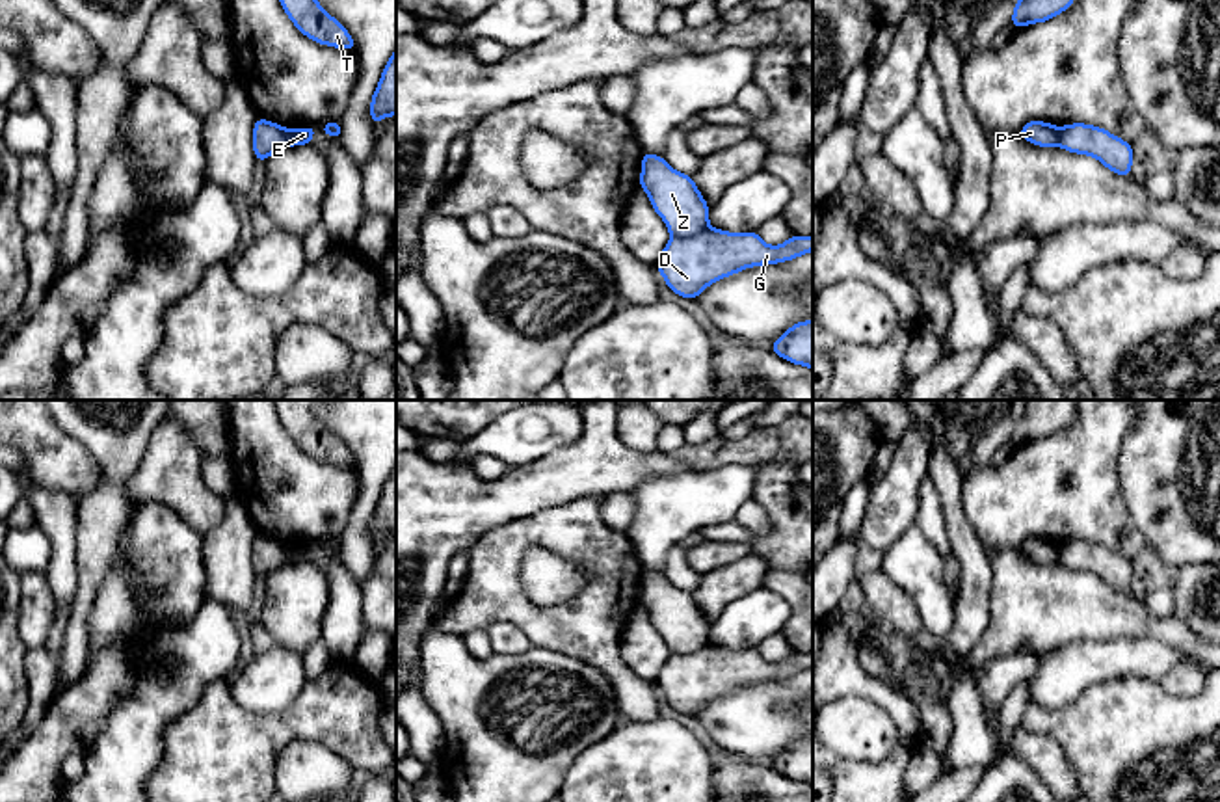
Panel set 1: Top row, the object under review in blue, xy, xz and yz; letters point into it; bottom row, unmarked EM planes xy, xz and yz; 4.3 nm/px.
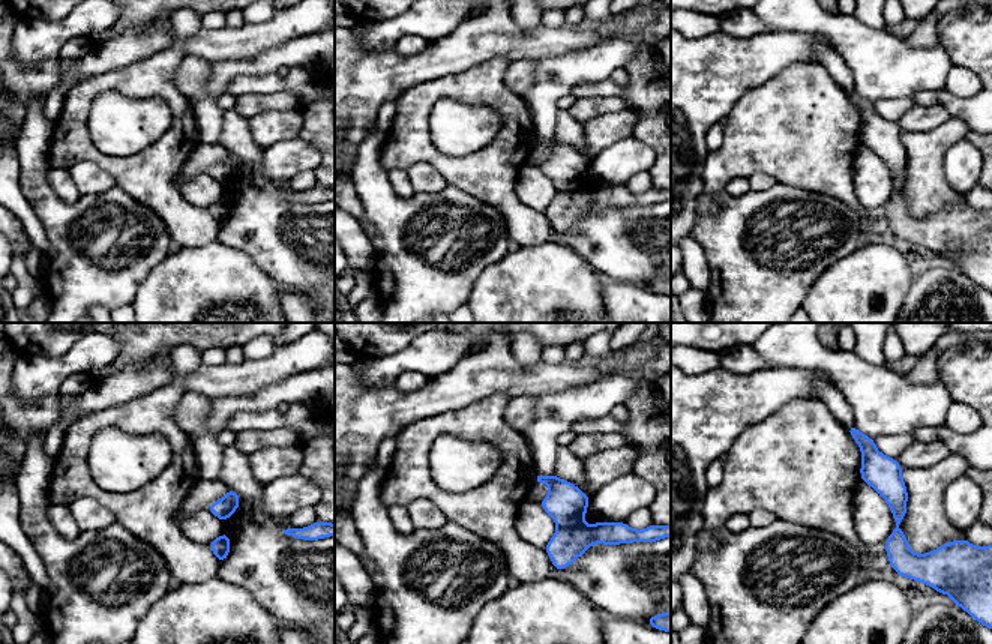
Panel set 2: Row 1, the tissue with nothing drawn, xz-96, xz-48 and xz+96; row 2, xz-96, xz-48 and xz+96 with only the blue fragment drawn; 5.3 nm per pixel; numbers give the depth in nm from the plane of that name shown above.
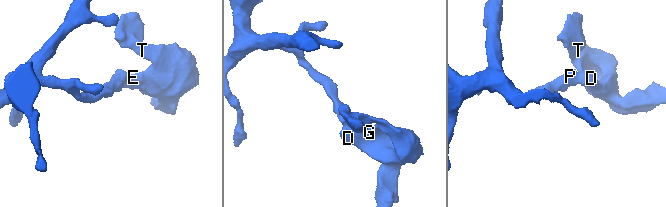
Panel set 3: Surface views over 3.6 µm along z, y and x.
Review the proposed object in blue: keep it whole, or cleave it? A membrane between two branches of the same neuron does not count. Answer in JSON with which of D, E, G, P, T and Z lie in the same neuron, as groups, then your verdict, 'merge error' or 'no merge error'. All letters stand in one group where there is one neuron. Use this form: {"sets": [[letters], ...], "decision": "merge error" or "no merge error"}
{"sets": [["D", "E", "G", "T"], ["P", "Z"]], "decision": "merge error"}

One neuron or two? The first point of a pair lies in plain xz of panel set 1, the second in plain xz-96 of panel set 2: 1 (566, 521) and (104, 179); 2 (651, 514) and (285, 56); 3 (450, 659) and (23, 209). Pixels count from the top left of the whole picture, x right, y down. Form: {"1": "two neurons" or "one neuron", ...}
{"1": "two neurons", "2": "one neuron", "3": "two neurons"}

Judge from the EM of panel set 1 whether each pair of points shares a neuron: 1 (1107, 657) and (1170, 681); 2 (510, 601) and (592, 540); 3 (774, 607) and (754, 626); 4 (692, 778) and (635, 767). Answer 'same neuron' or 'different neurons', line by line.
1: different neurons
2: same neuron
3: same neuron
4: same neuron

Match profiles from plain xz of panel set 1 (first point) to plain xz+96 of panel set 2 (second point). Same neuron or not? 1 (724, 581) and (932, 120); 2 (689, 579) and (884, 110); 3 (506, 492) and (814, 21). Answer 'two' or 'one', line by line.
1: two
2: one
3: two

